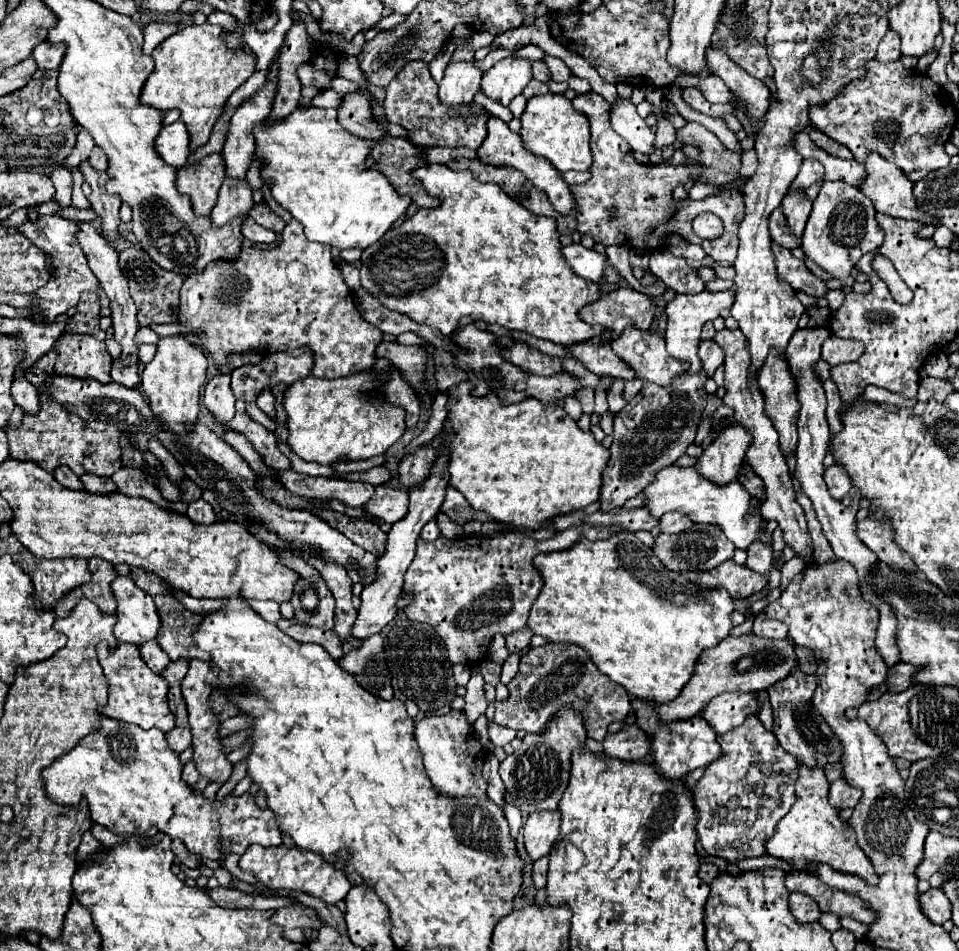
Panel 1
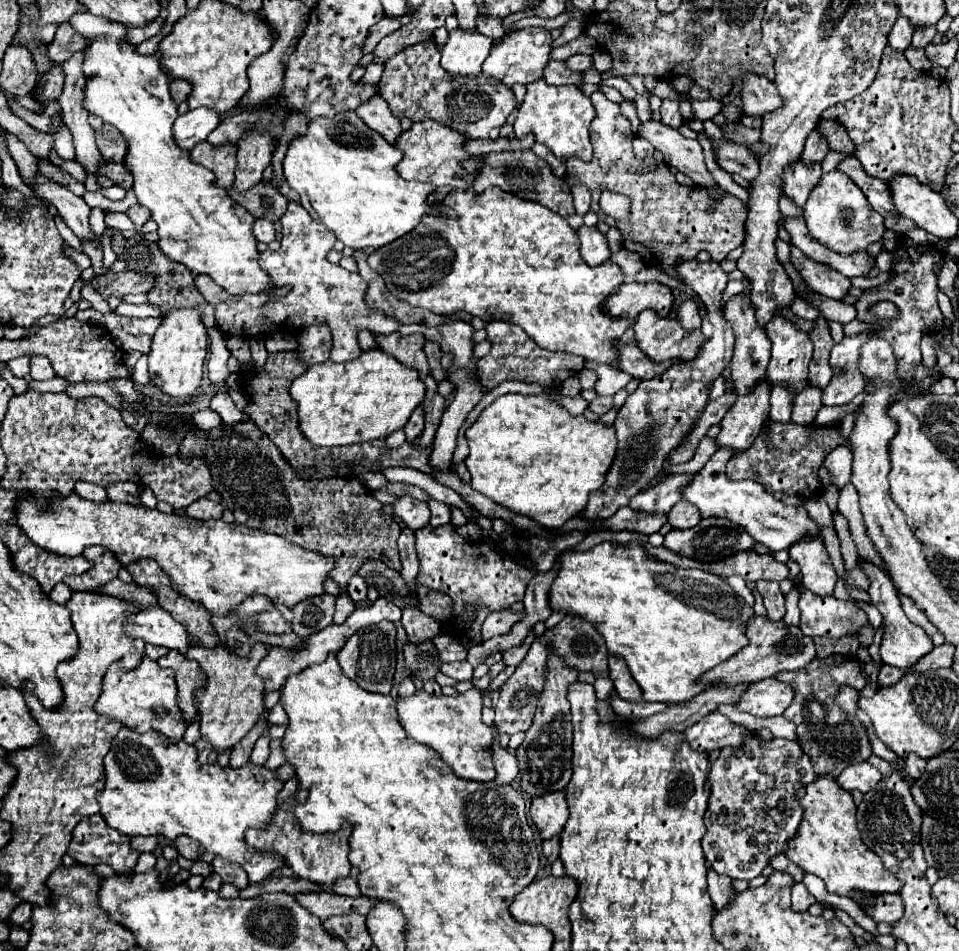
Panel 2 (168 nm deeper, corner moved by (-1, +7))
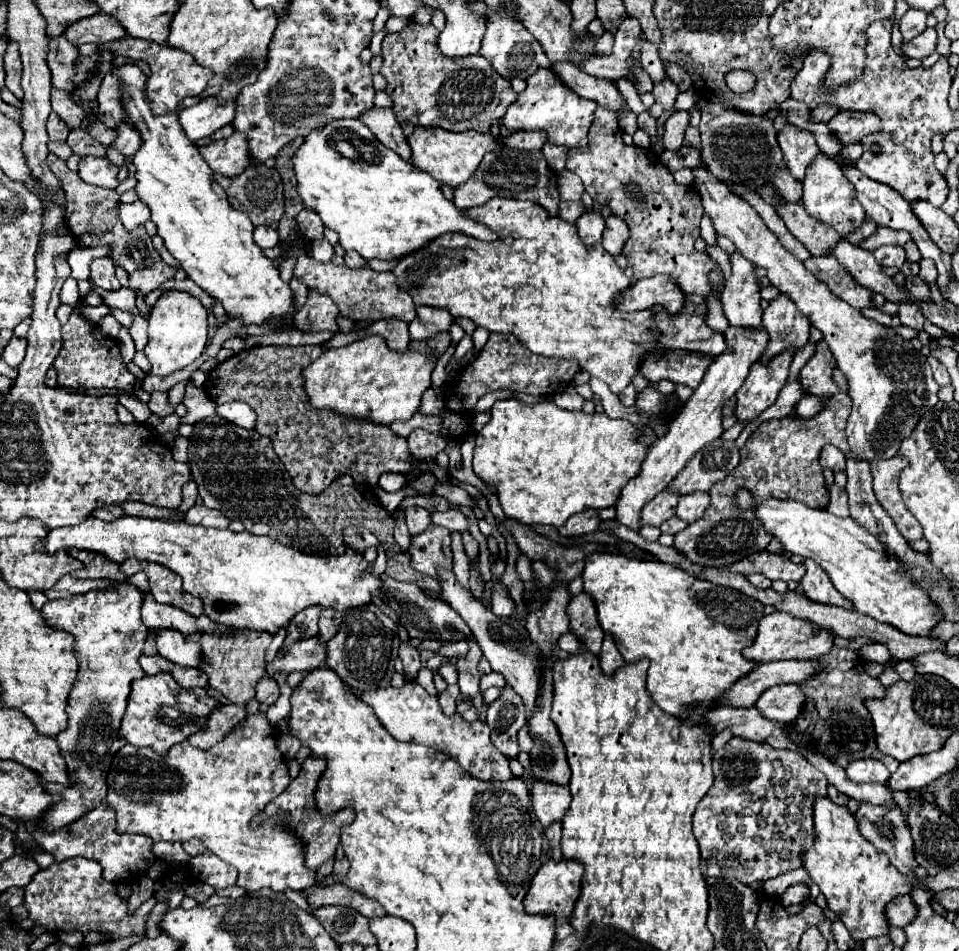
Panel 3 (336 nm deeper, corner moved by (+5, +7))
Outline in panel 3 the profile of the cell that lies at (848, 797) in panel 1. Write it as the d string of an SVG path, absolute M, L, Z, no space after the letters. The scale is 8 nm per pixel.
M879 759L853 761L849 763L845 773L847 773L847 779L855 783L885 783L889 779L889 771Z

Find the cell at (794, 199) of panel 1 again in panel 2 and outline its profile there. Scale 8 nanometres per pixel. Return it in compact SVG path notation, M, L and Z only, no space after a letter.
M801 159L789 165L783 171L783 191L785 195L795 201L795 205L805 205L811 189L817 185L821 177L821 163L805 165Z

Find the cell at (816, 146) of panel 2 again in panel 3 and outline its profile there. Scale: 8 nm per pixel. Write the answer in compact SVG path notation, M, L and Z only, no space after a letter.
M825 103L825 105L819 105L817 109L811 111L811 121L813 123L829 123L829 119L837 113L837 105L831 105L831 103Z

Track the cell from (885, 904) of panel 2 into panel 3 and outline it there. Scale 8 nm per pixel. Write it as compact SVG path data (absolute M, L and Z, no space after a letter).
M899 895L897 899L889 901L889 905L885 907L885 917L893 927L905 927L909 921L915 919L915 915L917 909L909 895Z

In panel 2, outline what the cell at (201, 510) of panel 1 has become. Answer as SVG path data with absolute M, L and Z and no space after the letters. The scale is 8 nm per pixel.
M199 499L199 501L195 501L193 505L187 507L187 515L193 517L193 519L201 519L201 521L221 519L223 505L221 503L213 503L209 499Z

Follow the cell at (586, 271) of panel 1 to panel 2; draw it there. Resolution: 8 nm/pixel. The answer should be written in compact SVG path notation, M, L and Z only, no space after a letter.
M579 227L579 239L581 239L581 255L587 265L595 267L601 265L611 257L607 235L601 233L597 227Z

